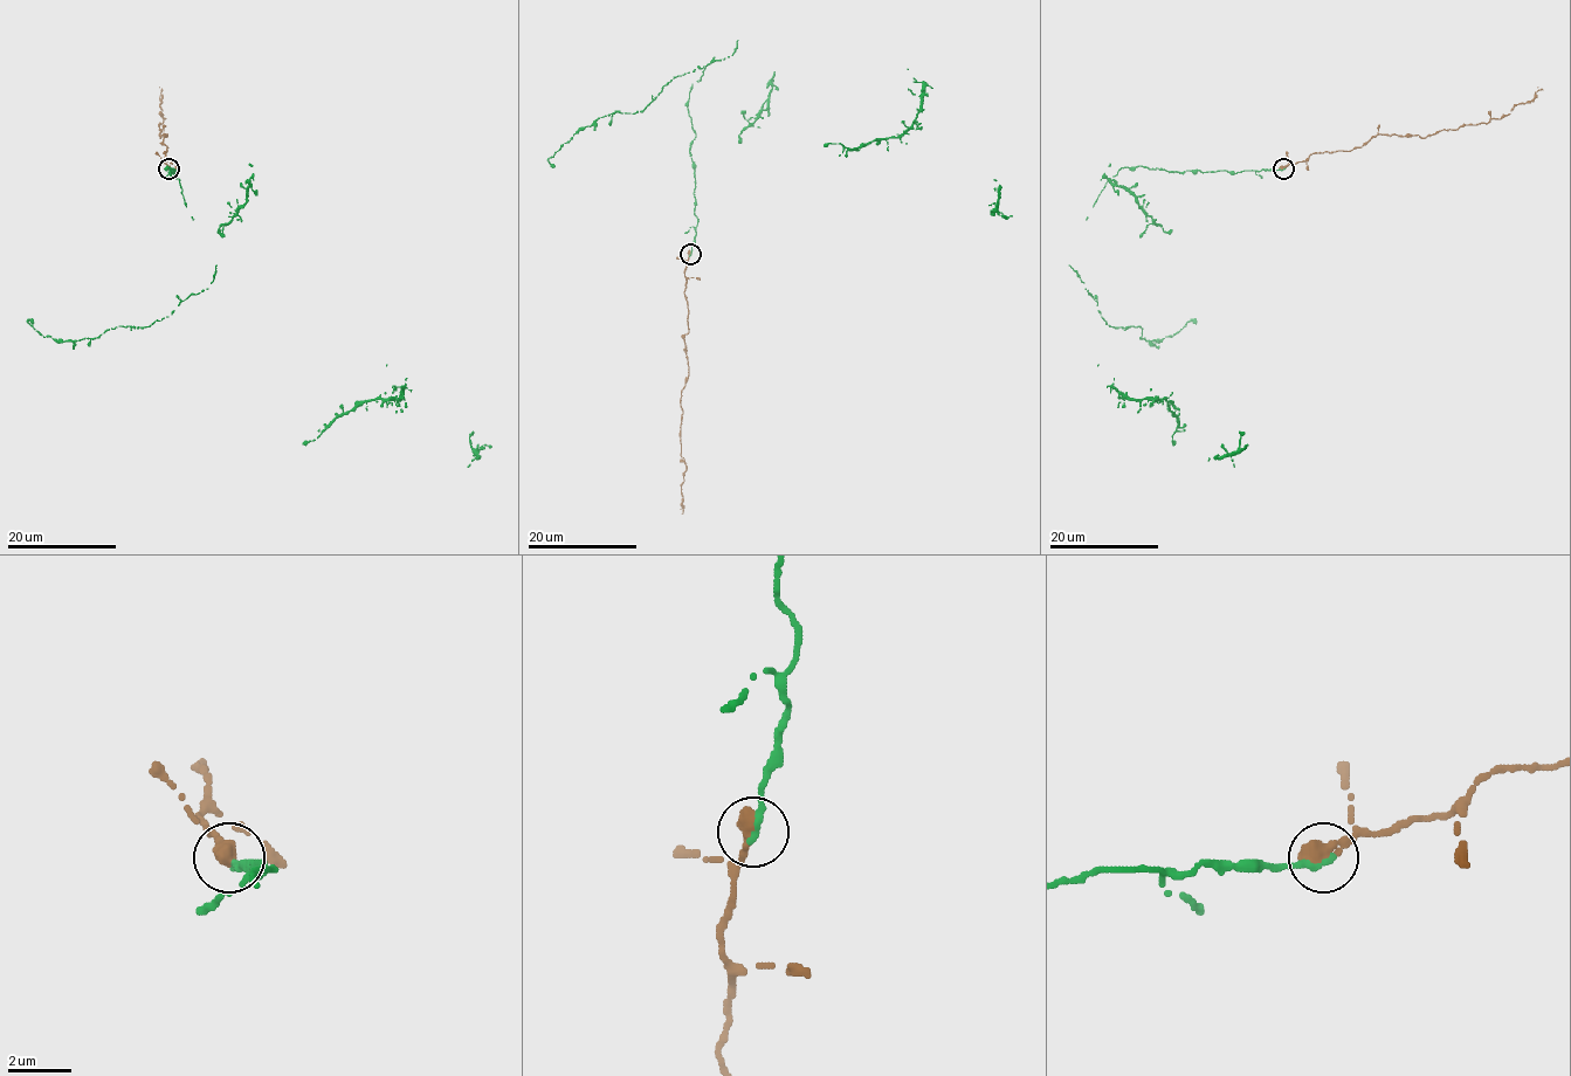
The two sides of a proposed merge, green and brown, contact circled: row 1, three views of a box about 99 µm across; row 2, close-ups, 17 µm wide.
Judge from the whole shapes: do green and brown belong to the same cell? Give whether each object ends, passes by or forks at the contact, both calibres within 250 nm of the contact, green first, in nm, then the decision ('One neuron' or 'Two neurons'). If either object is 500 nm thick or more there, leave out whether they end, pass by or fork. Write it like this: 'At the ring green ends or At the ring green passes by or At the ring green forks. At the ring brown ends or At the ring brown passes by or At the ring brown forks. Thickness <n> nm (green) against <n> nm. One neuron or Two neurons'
Thickness 240 nm (green) against 500 nm. One neuron

